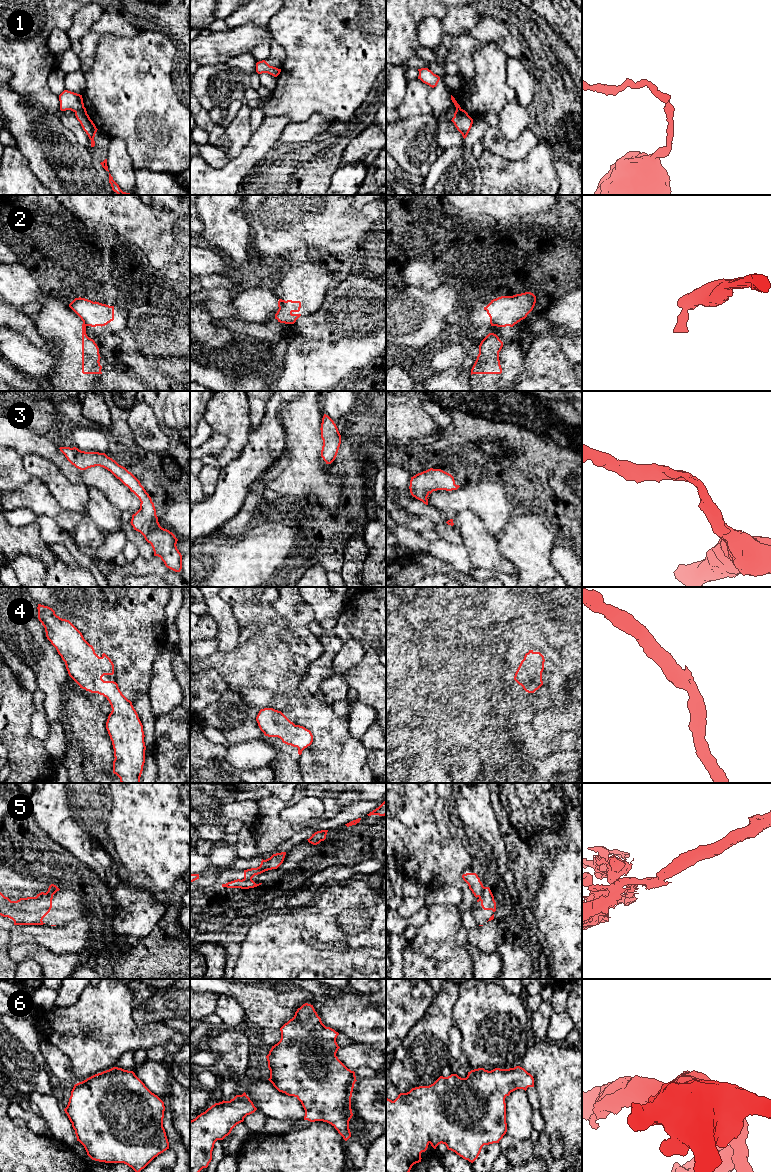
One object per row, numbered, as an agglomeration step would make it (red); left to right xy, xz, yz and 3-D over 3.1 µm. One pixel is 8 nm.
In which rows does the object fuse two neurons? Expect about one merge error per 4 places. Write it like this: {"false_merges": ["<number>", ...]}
{"false_merges": ["1", "2", "5"]}

